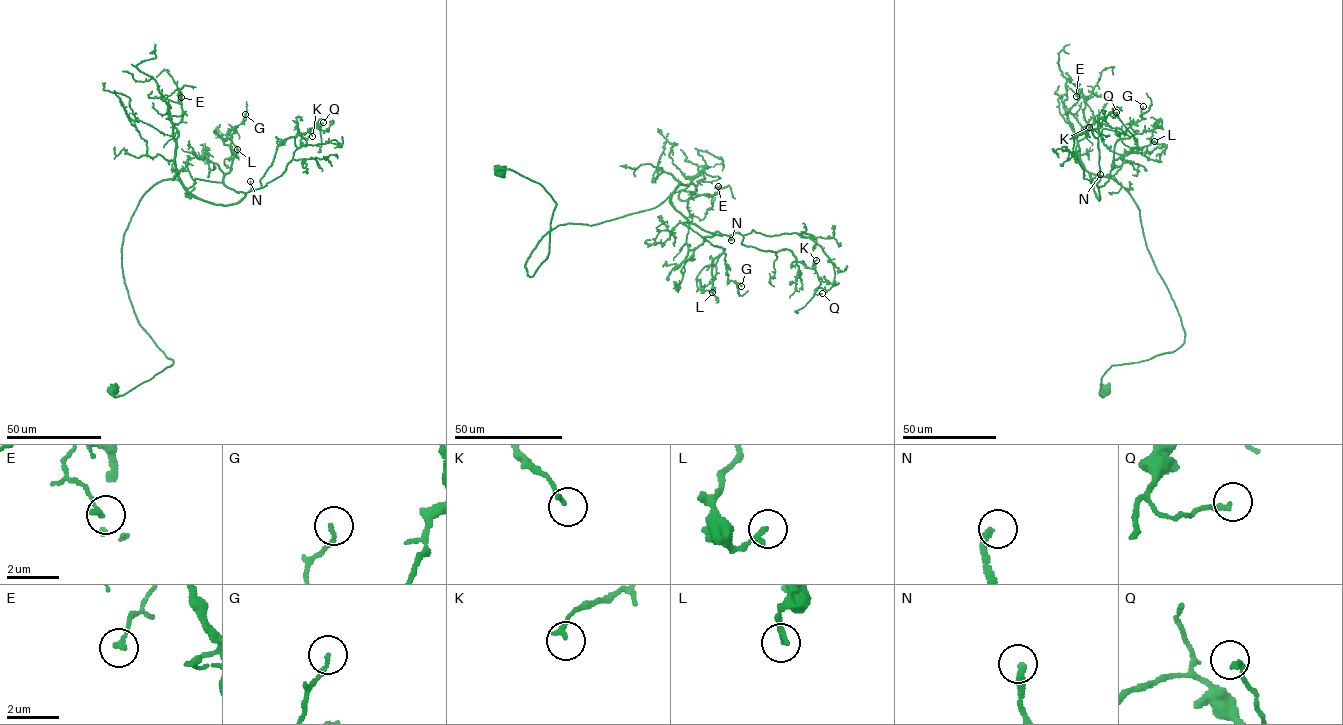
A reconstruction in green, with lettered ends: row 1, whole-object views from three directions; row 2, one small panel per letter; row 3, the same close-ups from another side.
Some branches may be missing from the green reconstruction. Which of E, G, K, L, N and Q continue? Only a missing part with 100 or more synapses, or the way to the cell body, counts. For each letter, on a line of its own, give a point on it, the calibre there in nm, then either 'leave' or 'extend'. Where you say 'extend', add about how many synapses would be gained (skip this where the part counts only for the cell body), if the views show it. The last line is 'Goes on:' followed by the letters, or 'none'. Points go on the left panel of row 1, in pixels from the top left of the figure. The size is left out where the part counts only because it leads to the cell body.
E: (181, 97) | 200 nm | leave
G: (245, 114) | 160 nm | leave
K: (312, 136) | 170 nm | leave
L: (237, 149) | 220 nm | leave
N: (250, 181) | 240 nm | extend | 250 syn
Q: (323, 122) | 190 nm | leave
Goes on: N

